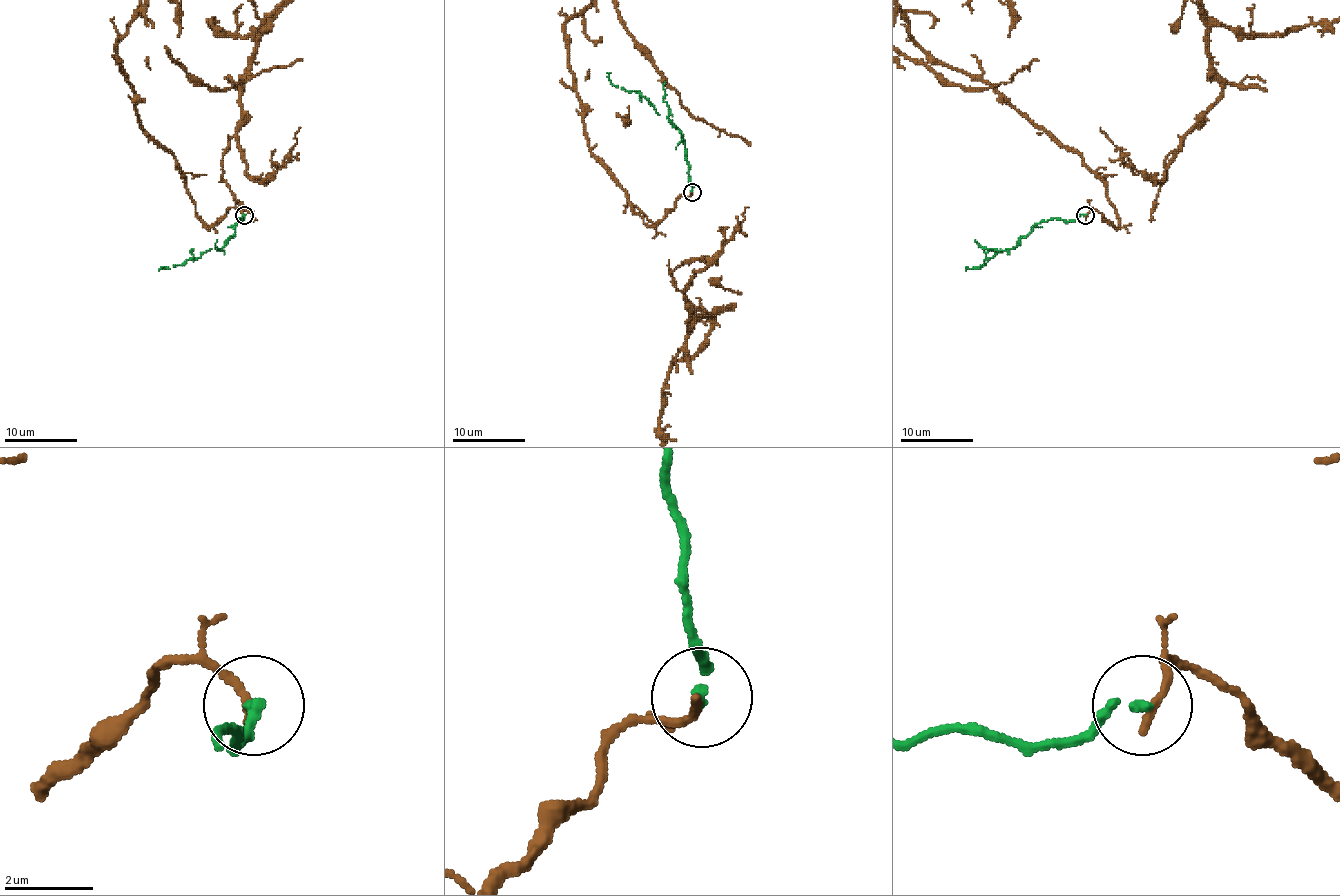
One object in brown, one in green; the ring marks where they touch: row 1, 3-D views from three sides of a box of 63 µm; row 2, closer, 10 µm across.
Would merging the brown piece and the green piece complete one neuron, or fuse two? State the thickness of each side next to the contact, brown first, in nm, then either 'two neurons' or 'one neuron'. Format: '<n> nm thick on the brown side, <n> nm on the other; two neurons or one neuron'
240 nm thick on the brown side, 200 nm on the other; two neurons

